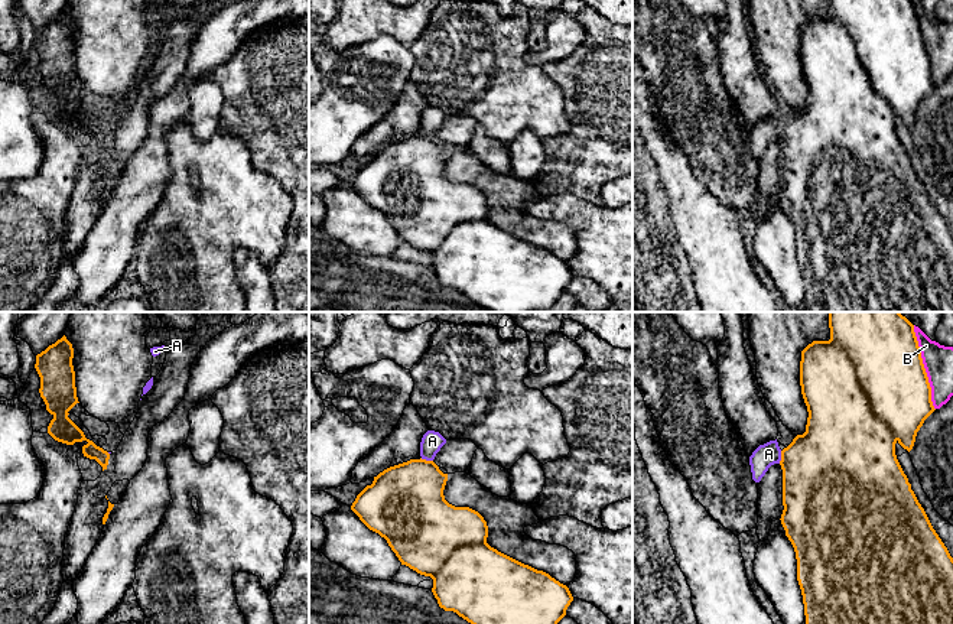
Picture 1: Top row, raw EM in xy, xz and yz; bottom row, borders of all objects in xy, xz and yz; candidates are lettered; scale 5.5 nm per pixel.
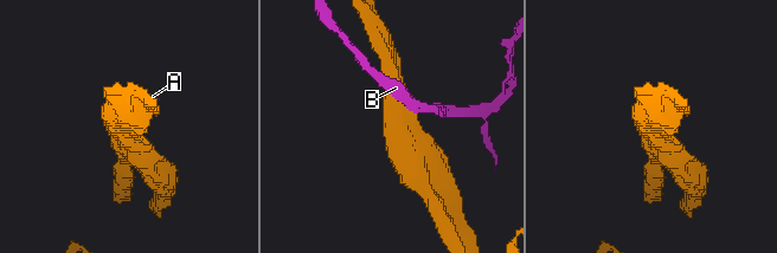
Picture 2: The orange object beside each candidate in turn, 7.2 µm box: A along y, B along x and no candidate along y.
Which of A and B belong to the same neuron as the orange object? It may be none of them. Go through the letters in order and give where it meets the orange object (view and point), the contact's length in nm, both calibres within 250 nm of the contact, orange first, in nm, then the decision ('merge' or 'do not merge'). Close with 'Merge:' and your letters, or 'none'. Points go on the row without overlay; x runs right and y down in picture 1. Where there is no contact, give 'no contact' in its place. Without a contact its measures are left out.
A: yz (781, 133) | 70 nm | 460/130 nm | do not merge
B: yz (923, 44) | 480 nm | 500/170 nm | do not merge
Merge: none

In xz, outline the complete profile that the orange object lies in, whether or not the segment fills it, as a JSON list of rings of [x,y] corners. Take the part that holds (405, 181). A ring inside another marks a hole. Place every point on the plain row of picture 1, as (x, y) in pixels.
[[[410,136],[374,153],[355,175],[351,186],[373,208],[384,214],[401,241],[433,256],[432,269],[445,287],[453,287],[489,312],[537,312],[552,308],[573,277],[569,264],[549,250],[524,241],[487,220],[488,202],[469,183],[455,183],[445,176],[448,150],[433,137]]]

